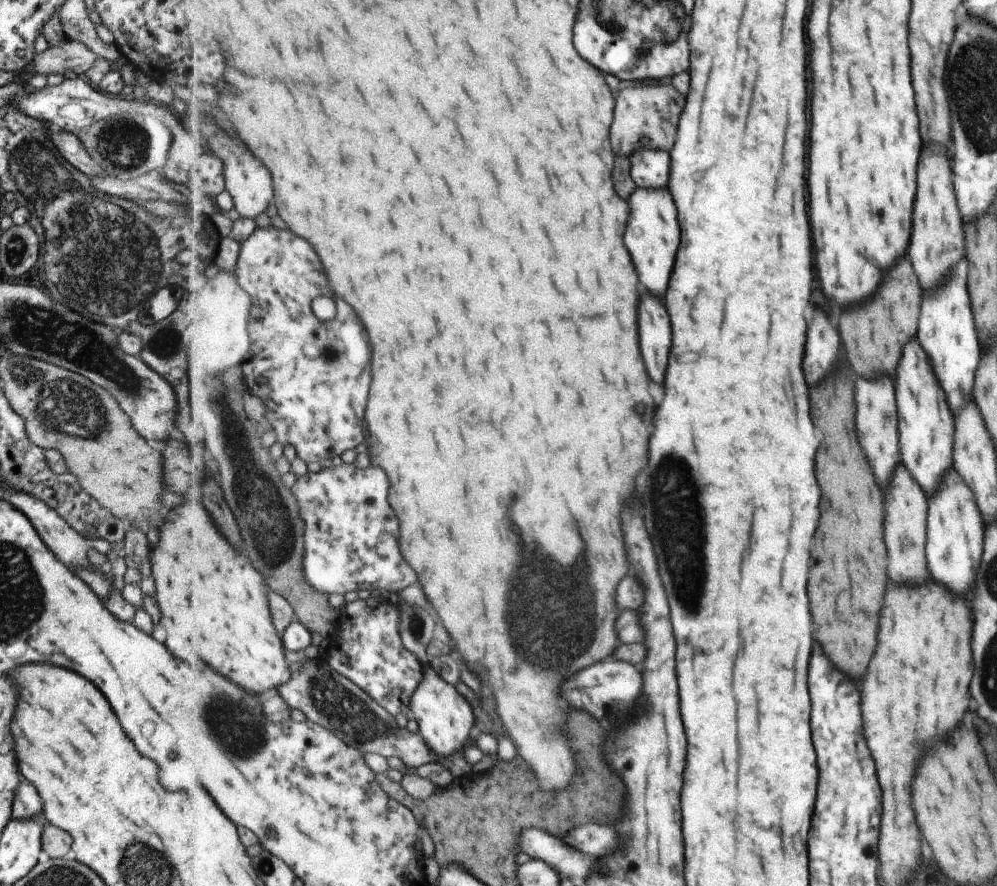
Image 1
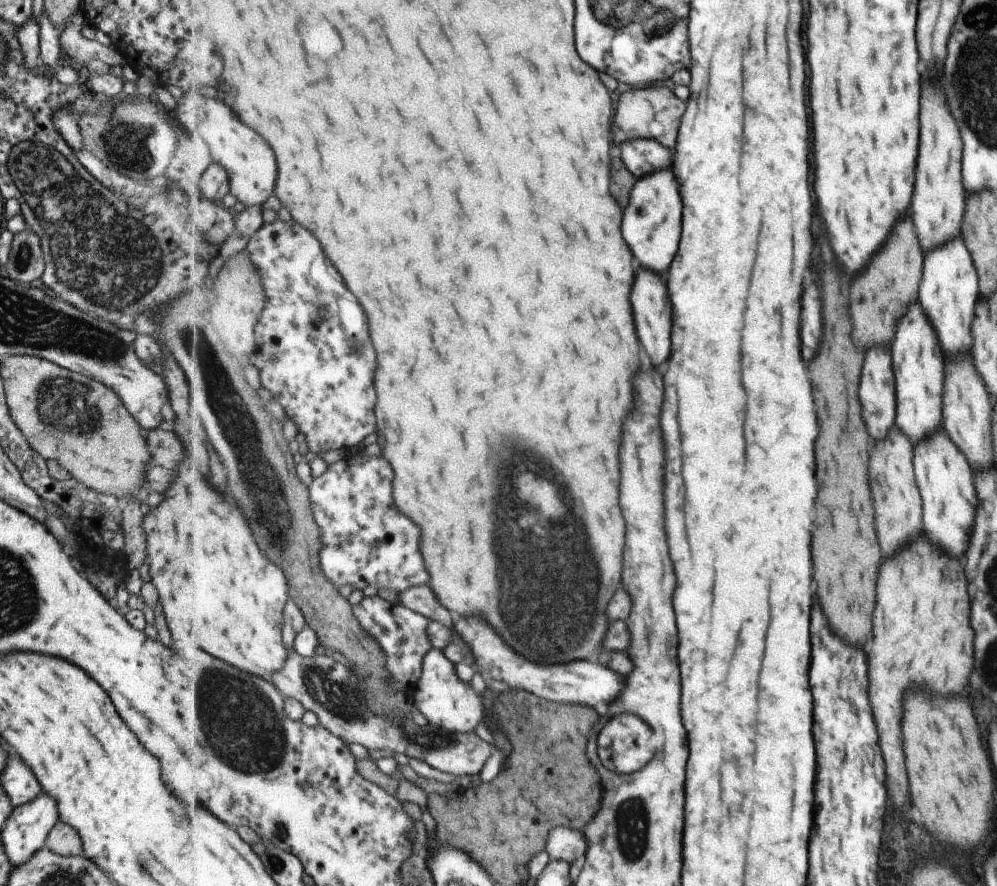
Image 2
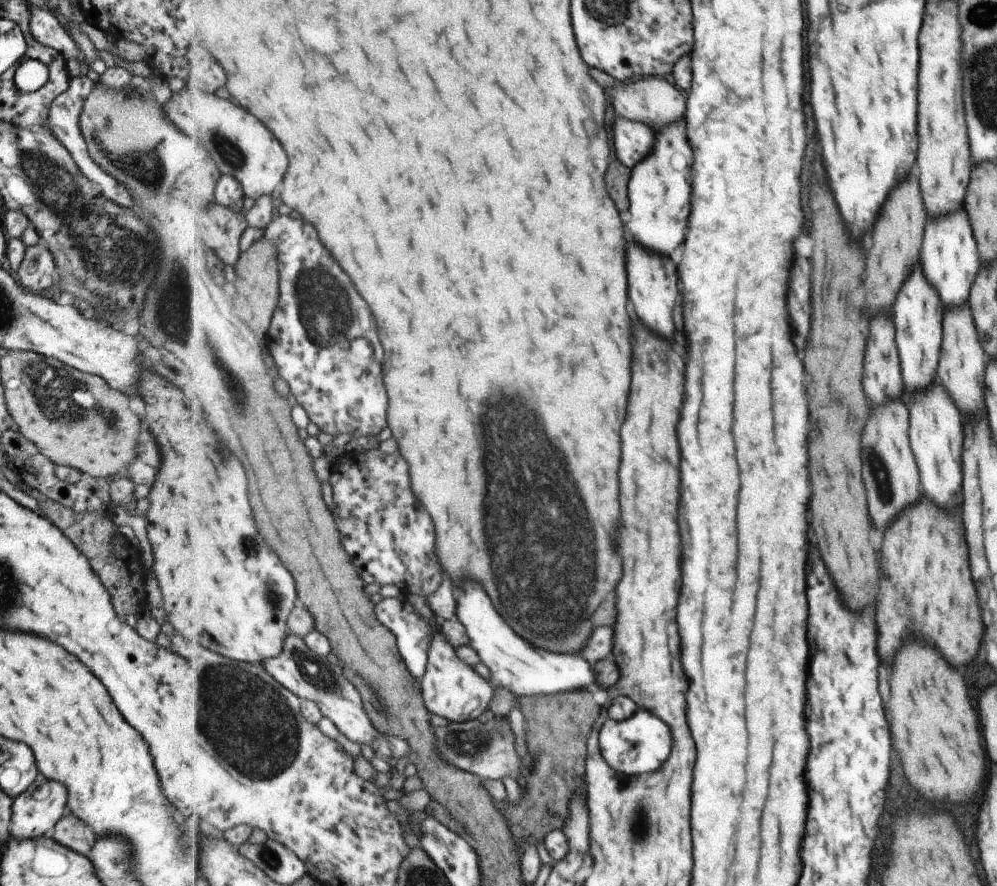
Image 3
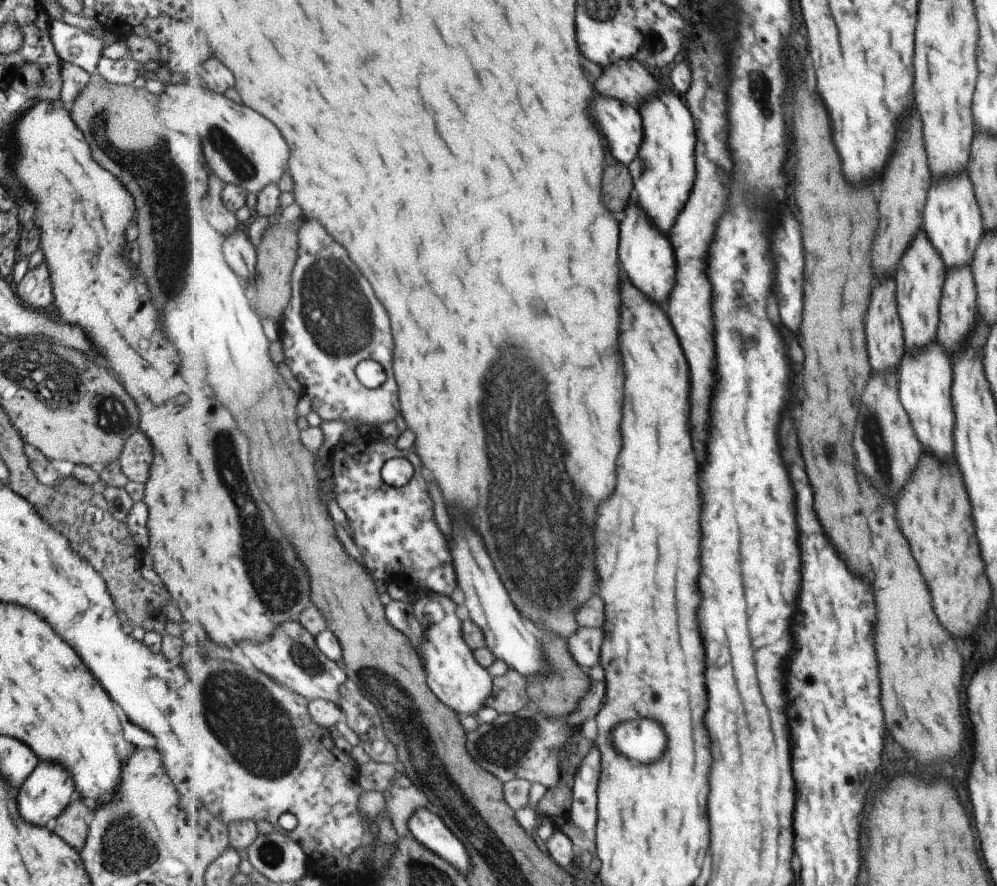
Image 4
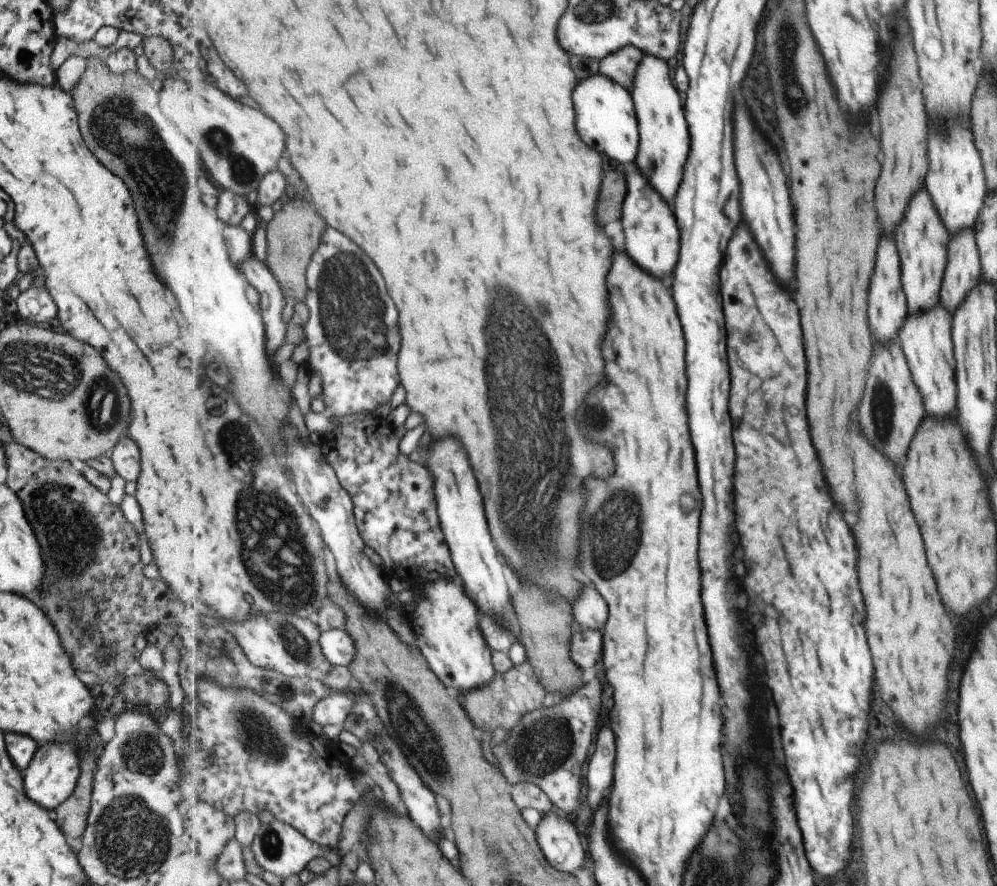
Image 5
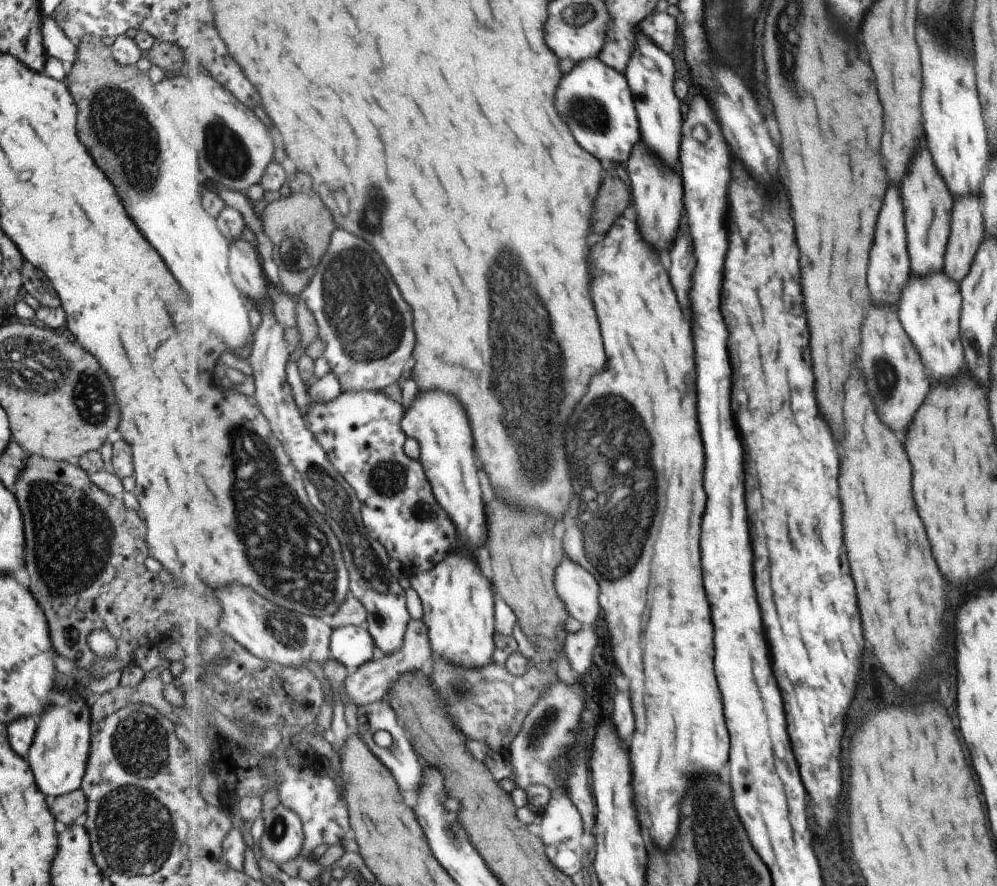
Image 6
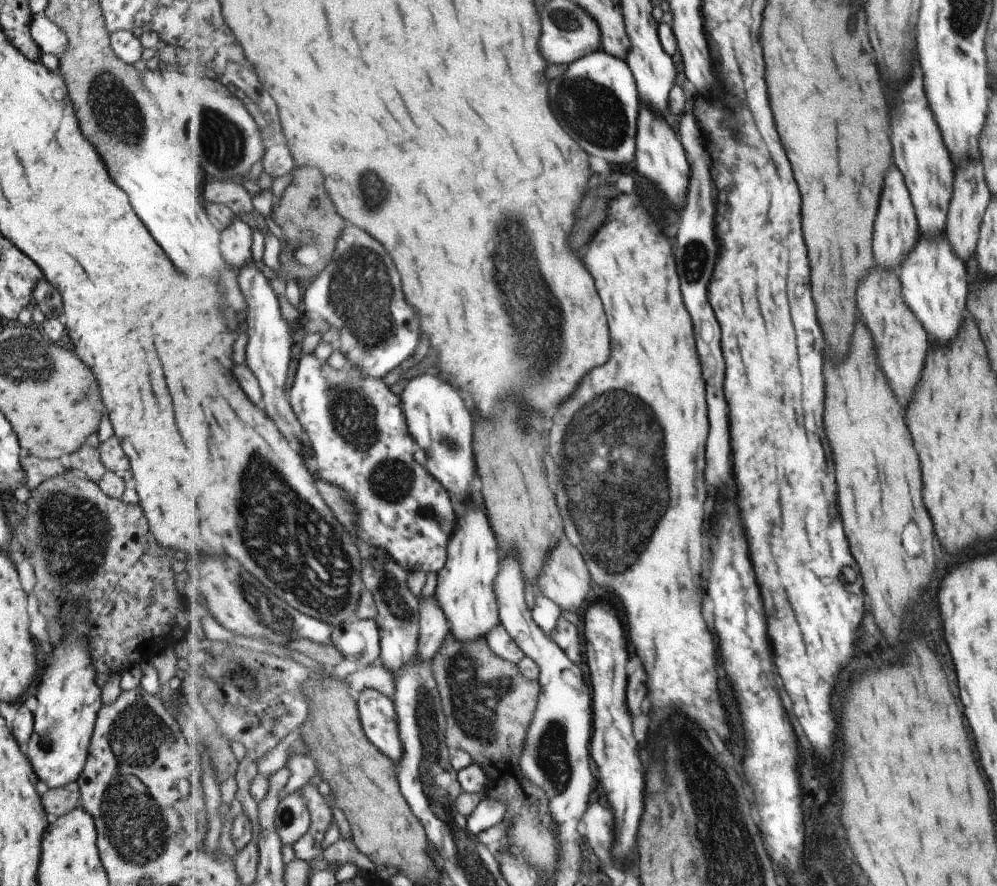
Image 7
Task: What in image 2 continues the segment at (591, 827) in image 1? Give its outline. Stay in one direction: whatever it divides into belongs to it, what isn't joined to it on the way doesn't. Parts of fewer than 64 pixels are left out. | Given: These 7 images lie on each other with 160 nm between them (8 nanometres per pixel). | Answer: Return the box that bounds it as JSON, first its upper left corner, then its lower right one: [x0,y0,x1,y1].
[546,827,588,862]

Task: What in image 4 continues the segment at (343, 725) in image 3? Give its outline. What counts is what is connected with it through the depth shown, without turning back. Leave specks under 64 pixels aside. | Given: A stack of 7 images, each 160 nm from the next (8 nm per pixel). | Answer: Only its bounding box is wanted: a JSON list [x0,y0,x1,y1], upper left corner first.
[241,621,348,706]

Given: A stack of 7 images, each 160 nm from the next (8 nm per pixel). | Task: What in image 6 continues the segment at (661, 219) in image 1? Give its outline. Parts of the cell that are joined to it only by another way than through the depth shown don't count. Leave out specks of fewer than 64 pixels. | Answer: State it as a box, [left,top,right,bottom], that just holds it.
[624,28,683,168]

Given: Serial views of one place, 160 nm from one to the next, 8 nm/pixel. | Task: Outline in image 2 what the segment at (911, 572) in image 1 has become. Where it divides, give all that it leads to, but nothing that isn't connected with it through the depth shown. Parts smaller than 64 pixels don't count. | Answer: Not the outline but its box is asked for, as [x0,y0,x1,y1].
[869,422,923,556]

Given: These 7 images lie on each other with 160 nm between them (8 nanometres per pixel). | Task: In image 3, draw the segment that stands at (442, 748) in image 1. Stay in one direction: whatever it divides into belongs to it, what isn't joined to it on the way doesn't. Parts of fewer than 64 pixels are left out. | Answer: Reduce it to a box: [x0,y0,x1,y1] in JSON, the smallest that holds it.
[407,594,495,723]

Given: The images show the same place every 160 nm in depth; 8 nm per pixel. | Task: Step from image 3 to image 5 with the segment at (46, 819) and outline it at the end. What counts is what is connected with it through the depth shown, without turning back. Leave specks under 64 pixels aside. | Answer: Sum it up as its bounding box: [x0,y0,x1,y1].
[21,741,80,814]

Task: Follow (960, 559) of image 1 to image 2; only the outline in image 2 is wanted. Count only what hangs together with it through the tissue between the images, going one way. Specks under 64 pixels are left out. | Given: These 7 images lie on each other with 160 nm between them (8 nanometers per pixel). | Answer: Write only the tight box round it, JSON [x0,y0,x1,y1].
[912,424,977,556]

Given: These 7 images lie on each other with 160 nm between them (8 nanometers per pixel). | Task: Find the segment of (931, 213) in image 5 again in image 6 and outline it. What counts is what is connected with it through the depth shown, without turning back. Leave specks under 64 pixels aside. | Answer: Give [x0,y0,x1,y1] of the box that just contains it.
[901,141,954,276]

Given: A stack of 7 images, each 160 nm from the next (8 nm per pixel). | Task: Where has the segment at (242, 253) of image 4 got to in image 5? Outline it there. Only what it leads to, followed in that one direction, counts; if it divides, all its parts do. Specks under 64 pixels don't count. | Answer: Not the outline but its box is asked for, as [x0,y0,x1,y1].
[239,256,287,358]

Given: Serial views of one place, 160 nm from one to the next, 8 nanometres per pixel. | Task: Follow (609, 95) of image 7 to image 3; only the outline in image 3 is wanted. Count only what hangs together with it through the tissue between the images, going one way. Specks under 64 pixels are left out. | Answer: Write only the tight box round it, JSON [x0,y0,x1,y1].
[613,118,656,169]

